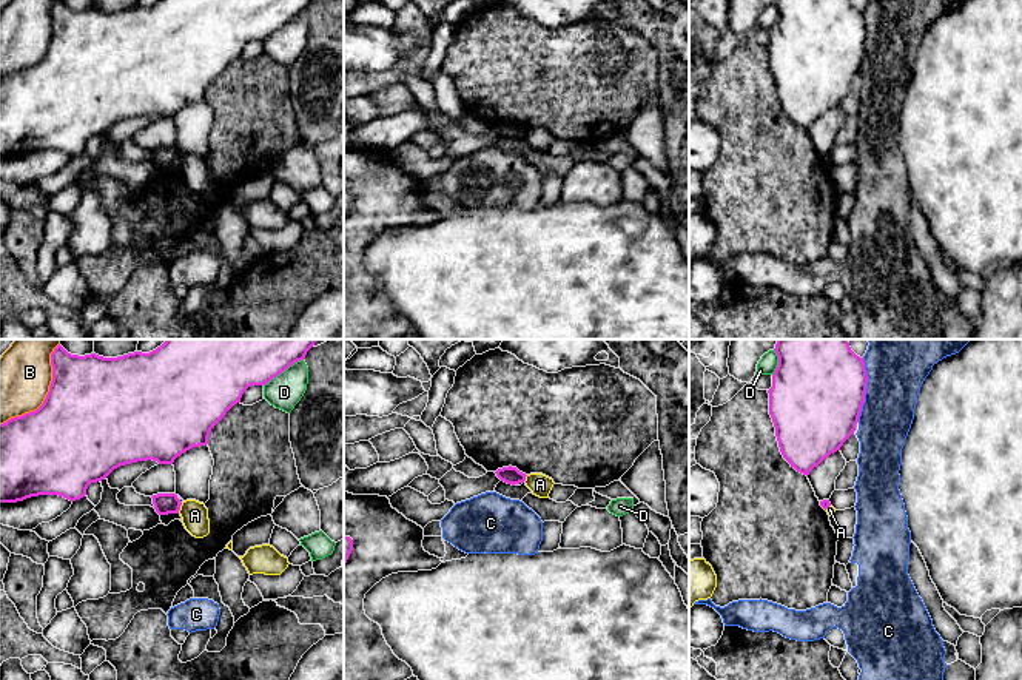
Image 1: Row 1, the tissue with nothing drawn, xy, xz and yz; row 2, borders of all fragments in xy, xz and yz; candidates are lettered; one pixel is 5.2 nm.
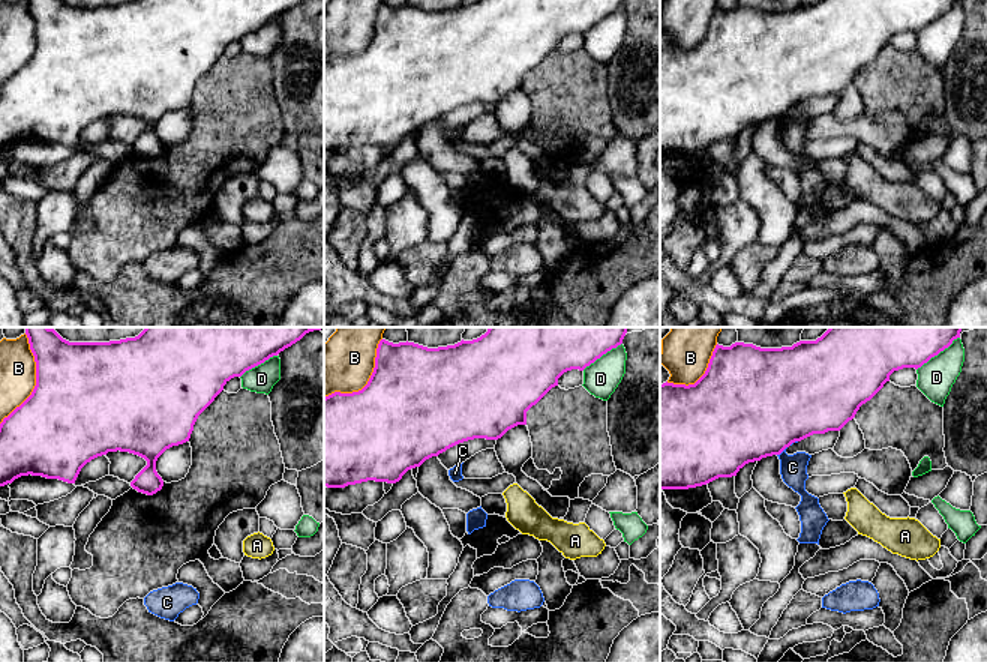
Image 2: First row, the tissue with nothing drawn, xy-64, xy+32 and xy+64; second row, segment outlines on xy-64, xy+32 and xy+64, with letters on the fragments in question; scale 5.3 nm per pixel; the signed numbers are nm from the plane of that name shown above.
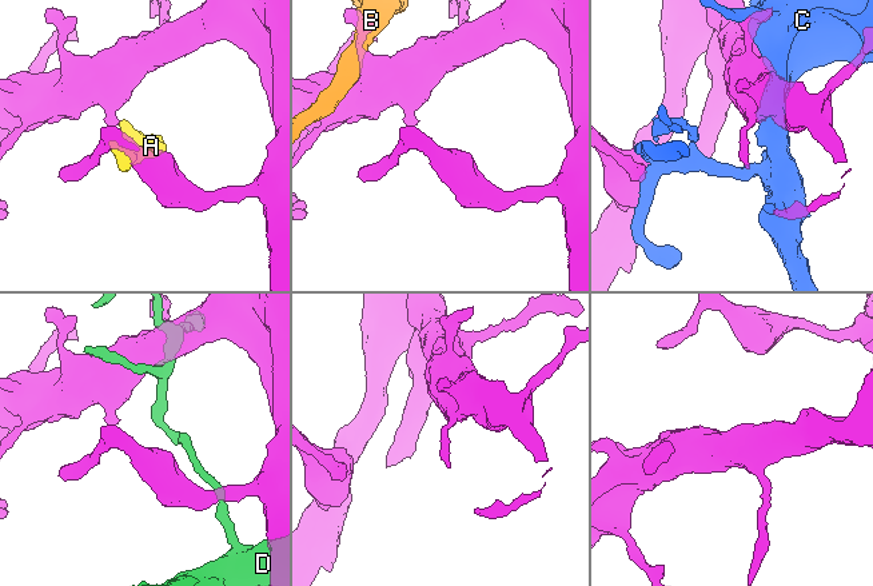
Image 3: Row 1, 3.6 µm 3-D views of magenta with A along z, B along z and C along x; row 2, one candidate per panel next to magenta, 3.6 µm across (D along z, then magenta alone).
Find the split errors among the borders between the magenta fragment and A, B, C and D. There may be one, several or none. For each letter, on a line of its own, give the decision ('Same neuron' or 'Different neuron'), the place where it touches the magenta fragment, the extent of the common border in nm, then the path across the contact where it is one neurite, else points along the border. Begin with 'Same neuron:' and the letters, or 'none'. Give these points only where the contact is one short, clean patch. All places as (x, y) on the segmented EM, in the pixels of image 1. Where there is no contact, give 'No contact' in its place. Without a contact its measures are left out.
Same neuron: none
A: Different neuron. Touches magenta at xy (179, 508). Shared border 60 nm. Boundary: xy (182, 503), (178, 512)
B: Different neuron. Touches magenta at xy (48, 393). Shared border 550 nm
C: Different neuron. Touches magenta at yz (865, 390). Shared border 340 nm
D: Different neuron. Touches magenta at xy (282, 370). Shared border 260 nm

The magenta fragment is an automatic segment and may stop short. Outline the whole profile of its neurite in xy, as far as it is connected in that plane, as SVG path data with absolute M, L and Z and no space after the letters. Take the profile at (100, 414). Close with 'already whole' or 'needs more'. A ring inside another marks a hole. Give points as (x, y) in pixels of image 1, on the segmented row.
M166 339L150 353L117 358L96 353L79 356L60 344L51 353L52 381L43 404L0 424L0 503L17 503L39 495L59 495L69 501L86 495L91 483L114 469L137 463L173 464L187 450L208 444L211 429L251 385L265 385L302 361L318 339Z; already whole

